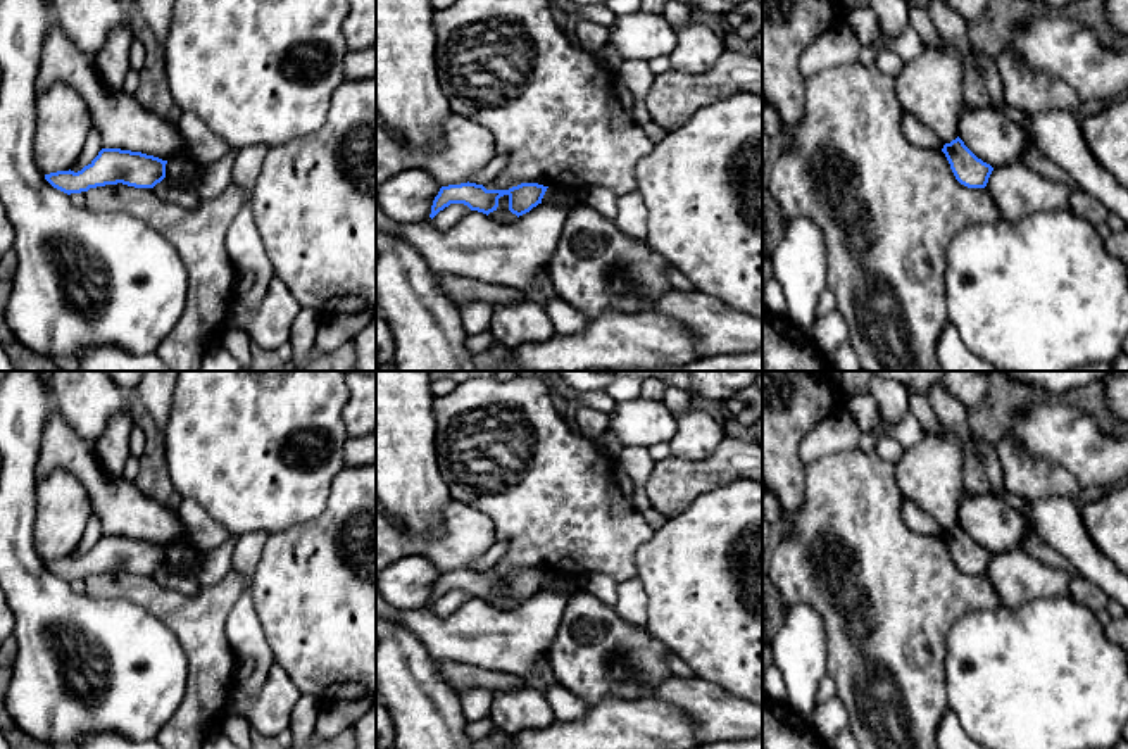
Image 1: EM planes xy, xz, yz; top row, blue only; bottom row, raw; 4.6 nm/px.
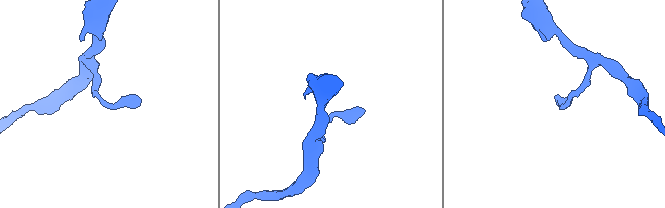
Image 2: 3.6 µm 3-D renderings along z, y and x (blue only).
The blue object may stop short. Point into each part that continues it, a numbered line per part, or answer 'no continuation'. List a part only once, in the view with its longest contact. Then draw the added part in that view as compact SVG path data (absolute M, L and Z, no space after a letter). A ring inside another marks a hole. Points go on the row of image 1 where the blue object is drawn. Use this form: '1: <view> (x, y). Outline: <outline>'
no continuation

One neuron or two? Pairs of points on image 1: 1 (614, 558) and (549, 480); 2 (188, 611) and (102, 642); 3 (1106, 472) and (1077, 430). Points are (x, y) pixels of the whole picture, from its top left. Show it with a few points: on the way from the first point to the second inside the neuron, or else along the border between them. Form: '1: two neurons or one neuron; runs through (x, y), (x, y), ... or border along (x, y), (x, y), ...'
1: one neuron; runs through (595, 539), (556, 499)
2: two neurons; border along (126, 599), (156, 616), (176, 637), (185, 654)
3: one neuron; runs through (1096, 461), (1077, 440)

